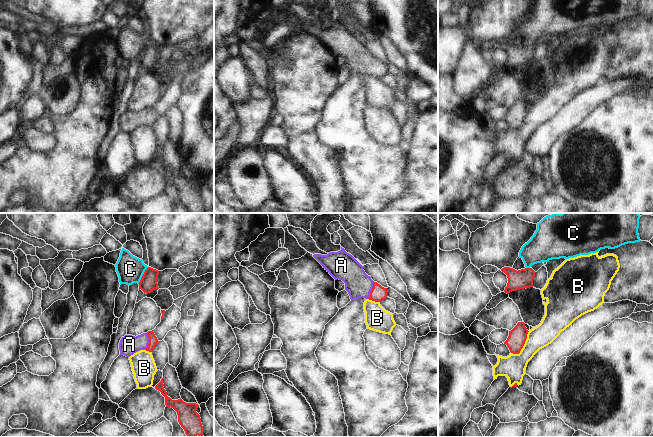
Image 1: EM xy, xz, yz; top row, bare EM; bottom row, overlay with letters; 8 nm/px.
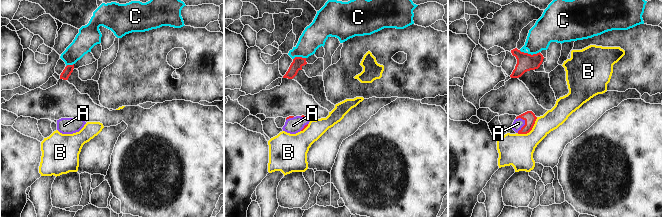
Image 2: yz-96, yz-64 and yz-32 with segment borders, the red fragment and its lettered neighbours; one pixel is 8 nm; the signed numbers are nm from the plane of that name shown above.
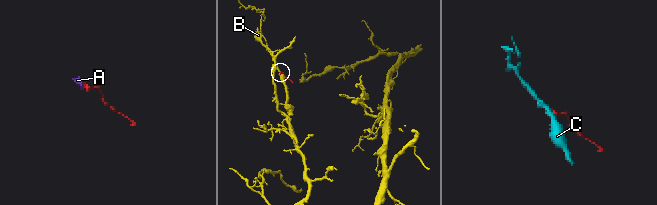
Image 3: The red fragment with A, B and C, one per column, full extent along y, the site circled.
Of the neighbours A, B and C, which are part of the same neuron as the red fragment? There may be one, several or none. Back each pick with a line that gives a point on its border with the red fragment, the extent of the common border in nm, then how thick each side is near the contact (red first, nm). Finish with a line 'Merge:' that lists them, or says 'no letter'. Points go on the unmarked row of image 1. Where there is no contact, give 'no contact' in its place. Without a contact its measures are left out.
A: xz (371, 66) | 150 nm | 130/220 nm
Merge: A

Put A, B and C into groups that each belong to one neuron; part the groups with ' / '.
A / B / C

